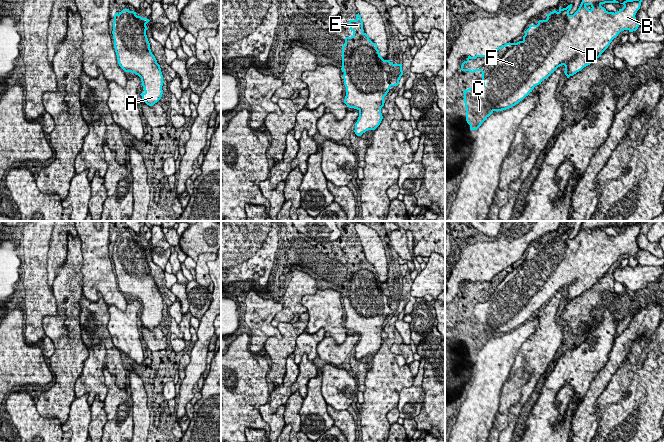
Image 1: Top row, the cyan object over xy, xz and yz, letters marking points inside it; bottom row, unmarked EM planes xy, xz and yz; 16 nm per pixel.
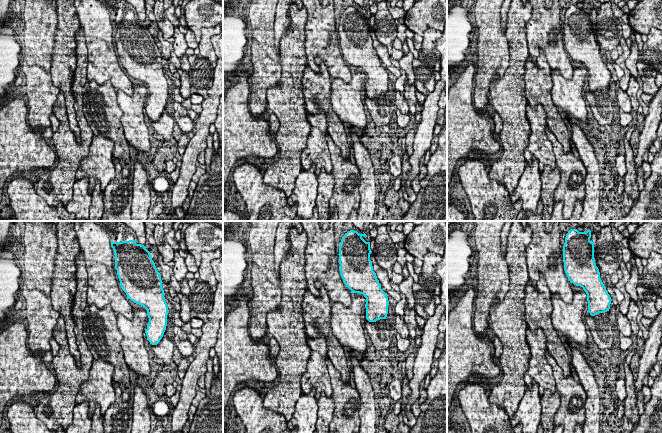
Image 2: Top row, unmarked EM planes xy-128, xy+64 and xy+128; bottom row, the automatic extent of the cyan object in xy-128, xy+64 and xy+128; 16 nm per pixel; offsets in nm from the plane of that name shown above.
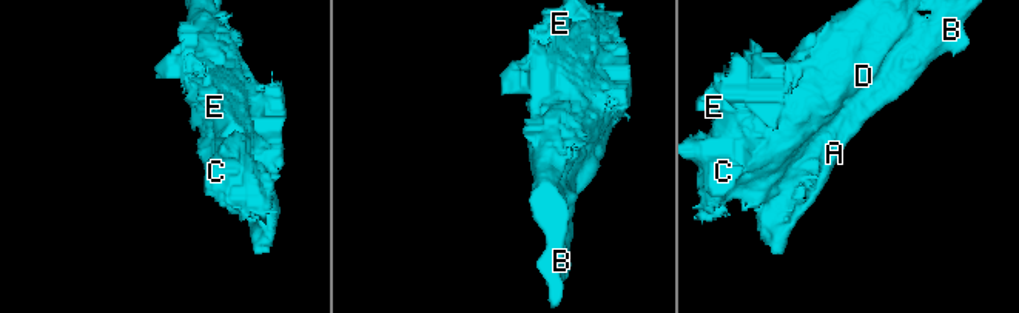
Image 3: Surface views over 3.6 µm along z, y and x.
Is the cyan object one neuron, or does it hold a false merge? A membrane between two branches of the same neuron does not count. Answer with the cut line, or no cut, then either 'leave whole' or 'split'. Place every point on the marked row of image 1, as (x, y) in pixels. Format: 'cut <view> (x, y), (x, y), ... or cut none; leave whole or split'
cut none; leave whole

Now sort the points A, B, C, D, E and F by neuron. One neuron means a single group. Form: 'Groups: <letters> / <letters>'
Groups: A B C D E F

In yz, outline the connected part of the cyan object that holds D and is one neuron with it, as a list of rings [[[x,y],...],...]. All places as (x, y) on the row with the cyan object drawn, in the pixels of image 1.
[[[582,0],[578,10],[573,15],[569,14],[572,4],[563,9],[559,7],[558,12],[554,10],[547,14],[546,20],[539,20],[537,25],[530,25],[525,31],[522,41],[506,43],[494,49],[490,55],[476,55],[475,57],[469,55],[467,60],[462,63],[461,70],[470,71],[471,73],[481,71],[483,83],[482,86],[477,88],[463,90],[466,121],[470,125],[470,130],[477,130],[494,111],[506,110],[518,104],[532,92],[535,86],[541,84],[558,67],[564,65],[564,73],[569,78],[599,58],[621,31],[636,31],[639,23],[635,15],[640,9],[641,2],[642,0],[626,0],[620,3],[624,7],[615,13],[608,12],[601,5],[605,3],[619,3],[616,0]]]

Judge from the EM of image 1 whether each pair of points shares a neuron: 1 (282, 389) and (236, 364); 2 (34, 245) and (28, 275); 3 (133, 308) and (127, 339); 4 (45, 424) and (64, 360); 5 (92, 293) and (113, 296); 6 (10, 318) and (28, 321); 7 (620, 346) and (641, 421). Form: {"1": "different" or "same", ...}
{"1": "different", "2": "same", "3": "same", "4": "different", "5": "same", "6": "different", "7": "different"}

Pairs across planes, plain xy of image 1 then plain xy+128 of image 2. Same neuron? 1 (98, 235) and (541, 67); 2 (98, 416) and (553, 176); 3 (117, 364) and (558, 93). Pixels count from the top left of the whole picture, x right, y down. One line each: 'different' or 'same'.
1: different
2: same
3: different

